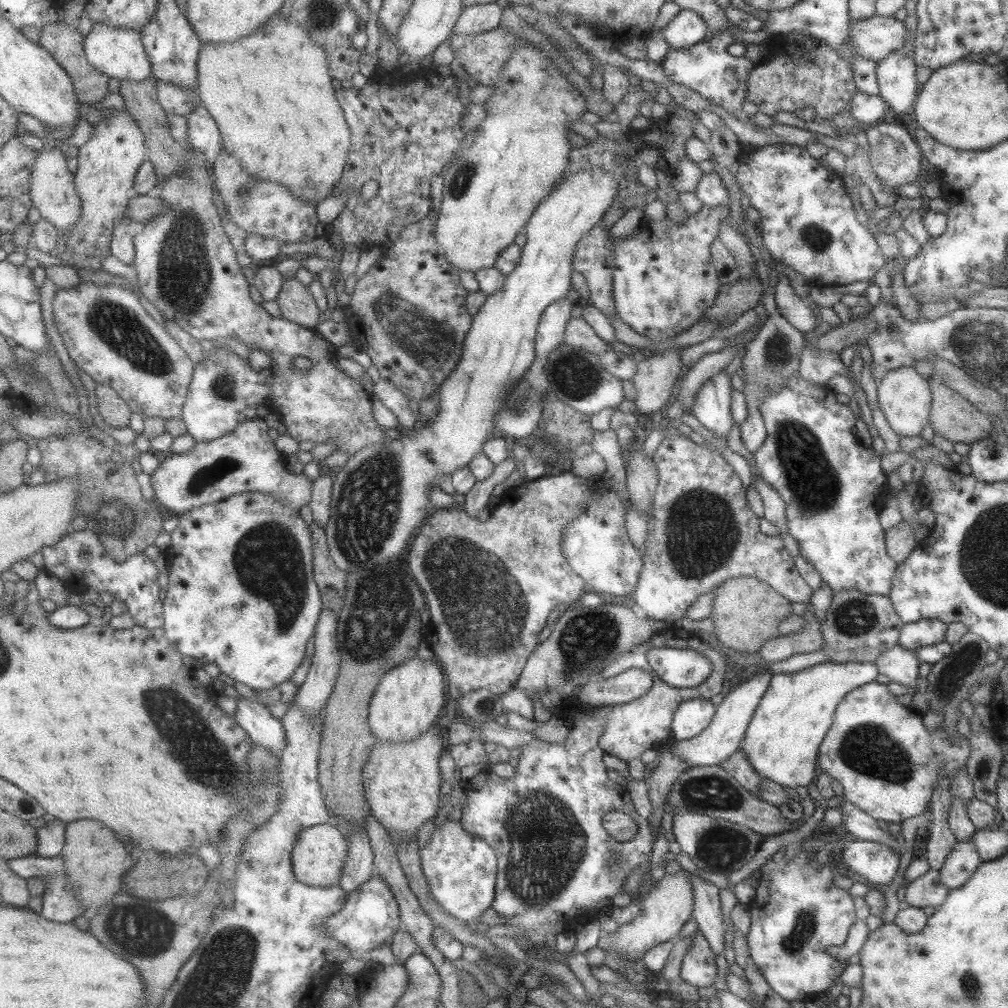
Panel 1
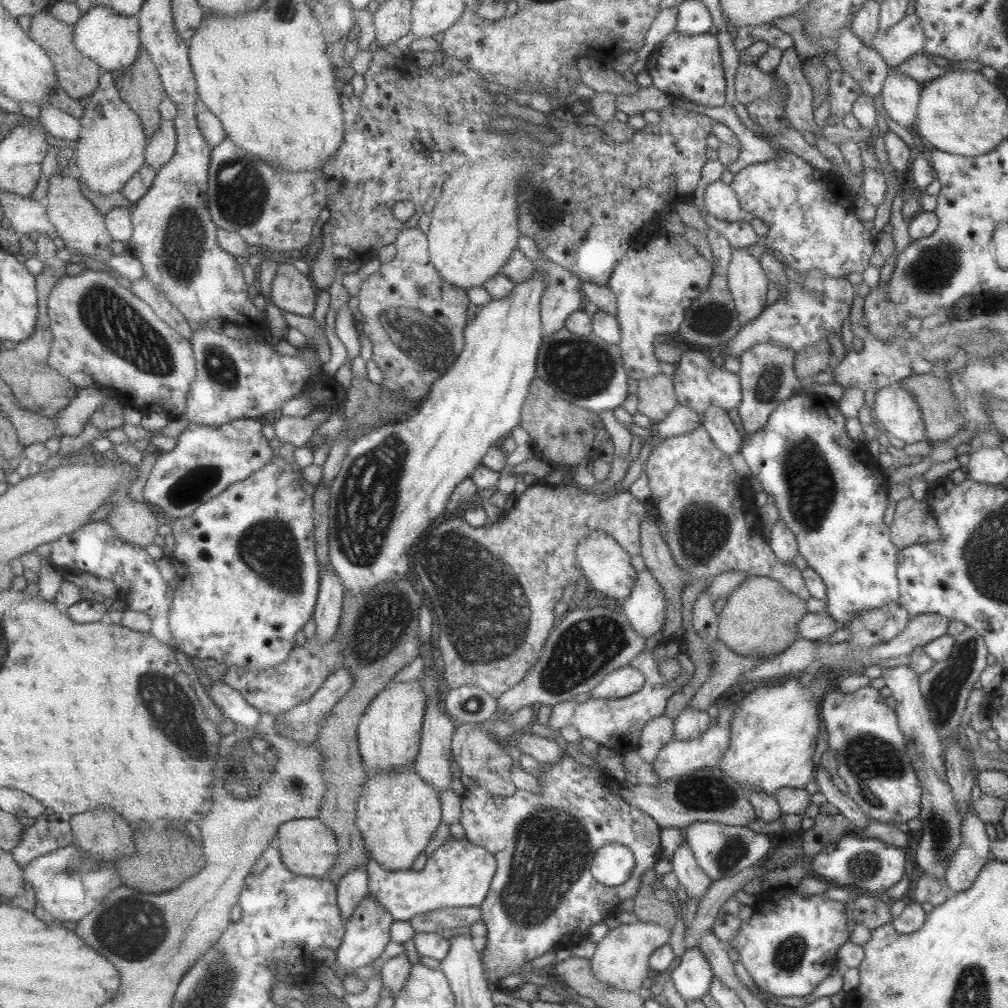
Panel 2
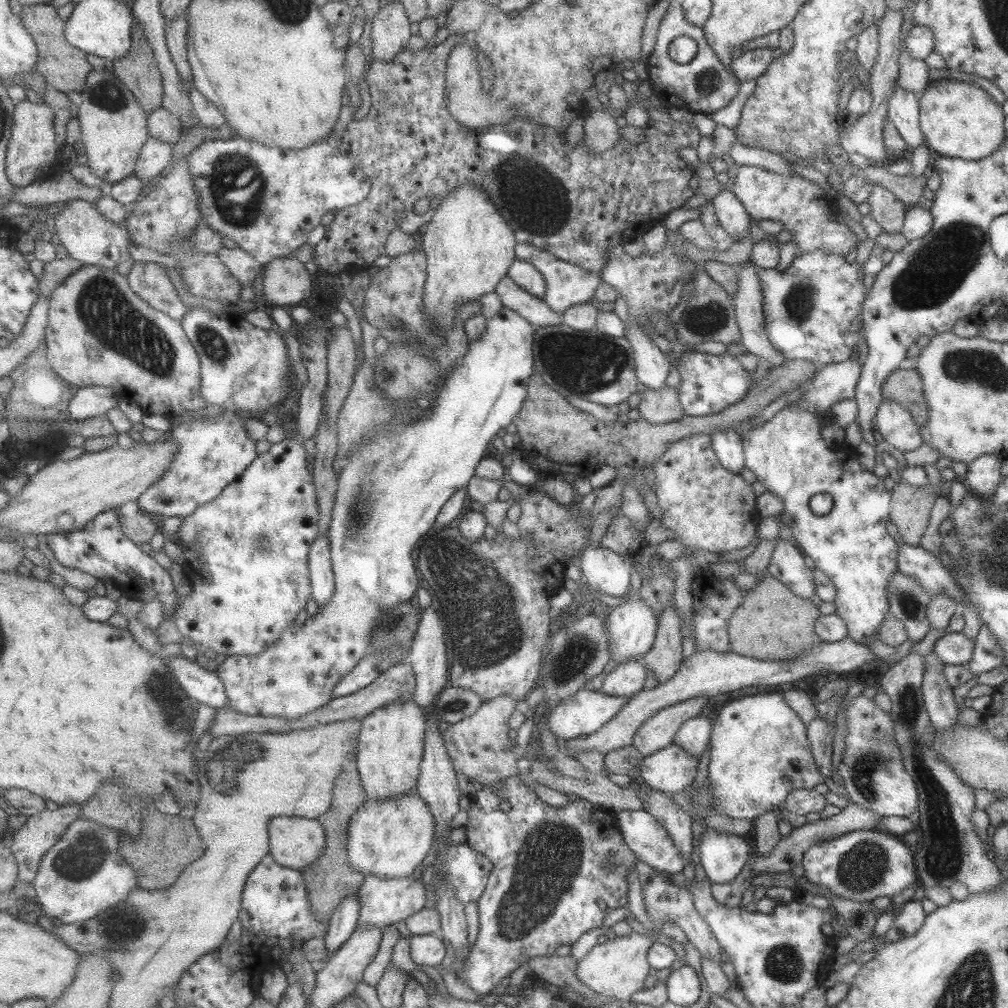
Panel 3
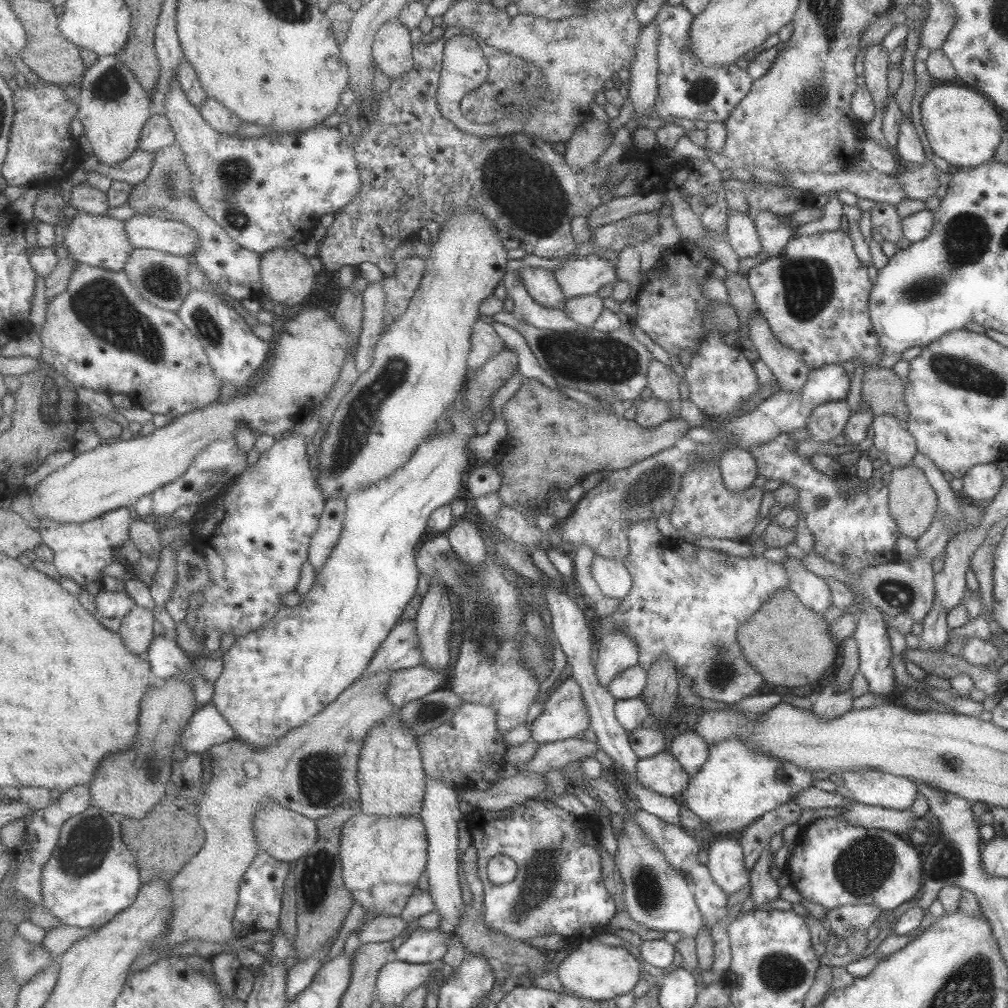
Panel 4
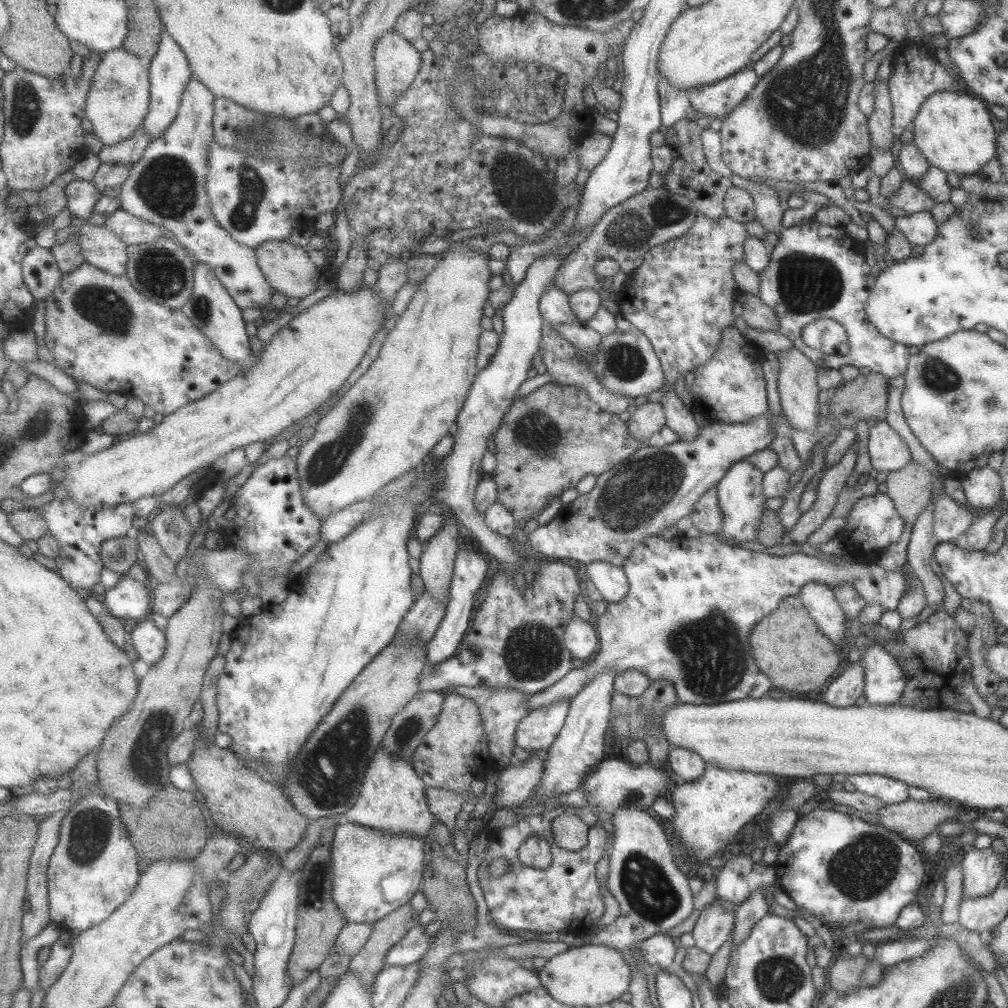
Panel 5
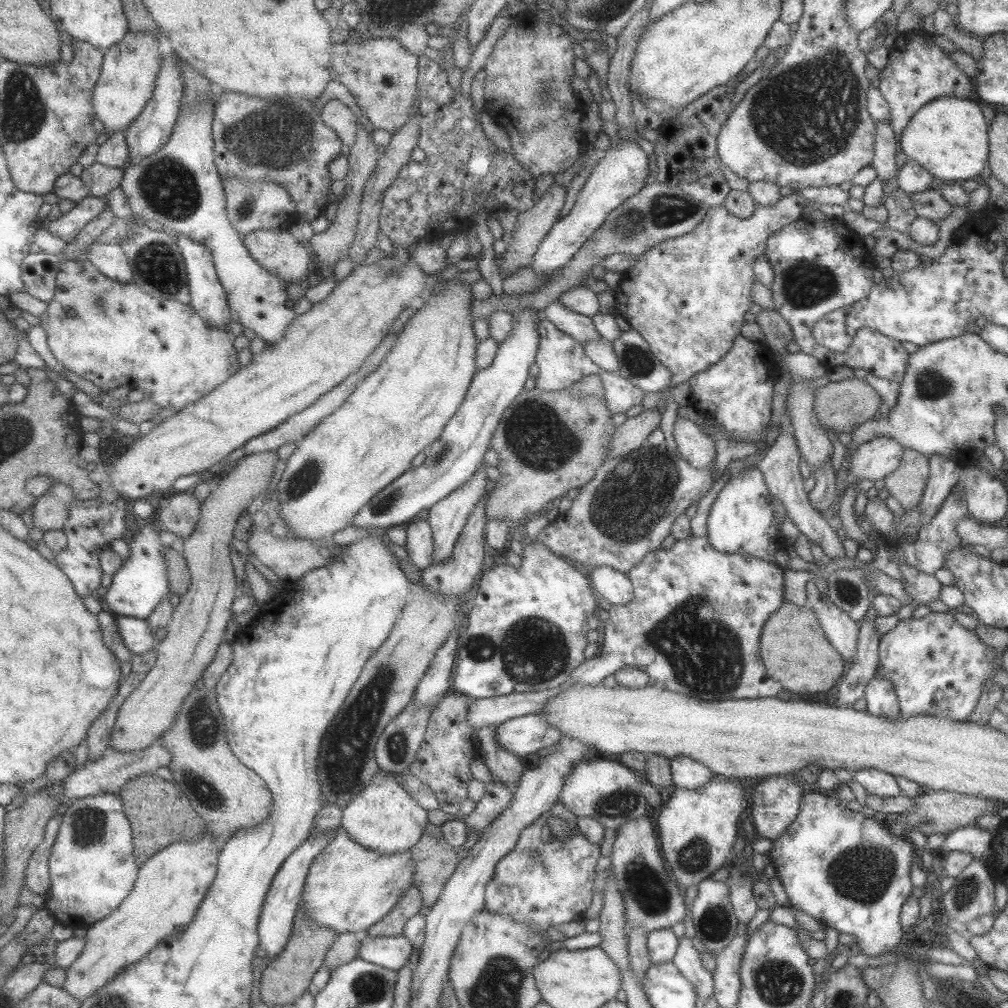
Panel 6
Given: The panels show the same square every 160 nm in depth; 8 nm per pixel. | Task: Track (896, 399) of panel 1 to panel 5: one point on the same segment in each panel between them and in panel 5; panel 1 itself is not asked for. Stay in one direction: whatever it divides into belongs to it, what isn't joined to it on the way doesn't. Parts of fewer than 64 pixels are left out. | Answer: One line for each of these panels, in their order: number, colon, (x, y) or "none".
2: (894, 408)
3: (894, 424)
4: (894, 445)
5: (887, 452)

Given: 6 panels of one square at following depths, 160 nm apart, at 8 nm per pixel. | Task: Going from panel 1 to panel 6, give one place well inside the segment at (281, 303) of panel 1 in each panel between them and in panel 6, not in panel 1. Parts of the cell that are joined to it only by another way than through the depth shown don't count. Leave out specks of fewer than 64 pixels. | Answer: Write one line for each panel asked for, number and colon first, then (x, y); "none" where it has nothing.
2: (290, 290)
3: (285, 281)
4: (286, 276)
5: (287, 268)
6: (277, 251)

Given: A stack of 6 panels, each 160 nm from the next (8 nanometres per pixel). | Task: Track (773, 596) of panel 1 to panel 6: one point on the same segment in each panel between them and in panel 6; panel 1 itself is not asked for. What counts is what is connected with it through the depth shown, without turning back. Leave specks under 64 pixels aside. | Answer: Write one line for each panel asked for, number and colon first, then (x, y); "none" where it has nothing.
2: (760, 617)
3: (771, 623)
4: (787, 643)
5: (788, 647)
6: (794, 651)

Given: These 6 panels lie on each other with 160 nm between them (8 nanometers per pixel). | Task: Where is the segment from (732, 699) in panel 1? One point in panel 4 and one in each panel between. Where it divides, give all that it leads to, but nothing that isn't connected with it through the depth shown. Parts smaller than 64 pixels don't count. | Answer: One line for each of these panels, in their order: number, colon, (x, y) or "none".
2: (676, 758)
3: (671, 769)
4: (661, 773)

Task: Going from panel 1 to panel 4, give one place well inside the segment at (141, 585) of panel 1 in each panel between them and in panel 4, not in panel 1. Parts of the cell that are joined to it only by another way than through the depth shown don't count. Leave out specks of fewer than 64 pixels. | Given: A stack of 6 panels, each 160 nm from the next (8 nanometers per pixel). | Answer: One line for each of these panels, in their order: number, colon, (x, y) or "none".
2: (96, 548)
3: (102, 548)
4: (83, 549)

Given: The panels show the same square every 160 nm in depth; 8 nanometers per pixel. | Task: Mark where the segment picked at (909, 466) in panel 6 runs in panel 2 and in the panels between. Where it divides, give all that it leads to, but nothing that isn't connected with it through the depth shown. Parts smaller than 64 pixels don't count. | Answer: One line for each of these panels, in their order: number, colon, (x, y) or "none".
2: (906, 528)
3: (910, 506)
4: (912, 503)
5: (909, 488)

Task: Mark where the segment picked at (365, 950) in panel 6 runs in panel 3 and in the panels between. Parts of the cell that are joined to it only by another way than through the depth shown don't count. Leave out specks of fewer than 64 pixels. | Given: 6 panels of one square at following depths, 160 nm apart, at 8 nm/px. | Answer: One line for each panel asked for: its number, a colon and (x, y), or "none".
3: (424, 950)
4: (423, 945)
5: (414, 943)

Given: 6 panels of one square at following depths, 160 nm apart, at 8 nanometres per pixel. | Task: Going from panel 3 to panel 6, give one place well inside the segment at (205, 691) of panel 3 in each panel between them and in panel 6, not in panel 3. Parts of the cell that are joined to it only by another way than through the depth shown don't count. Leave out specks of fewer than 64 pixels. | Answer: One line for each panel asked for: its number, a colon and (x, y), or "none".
4: (167, 660)
5: (150, 642)
6: (138, 636)

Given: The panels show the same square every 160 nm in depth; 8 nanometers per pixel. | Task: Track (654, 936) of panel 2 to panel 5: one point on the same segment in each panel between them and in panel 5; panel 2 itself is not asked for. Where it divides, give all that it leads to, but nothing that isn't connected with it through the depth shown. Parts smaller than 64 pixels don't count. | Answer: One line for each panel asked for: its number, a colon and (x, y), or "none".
3: (617, 968)
4: (595, 971)
5: (588, 975)

